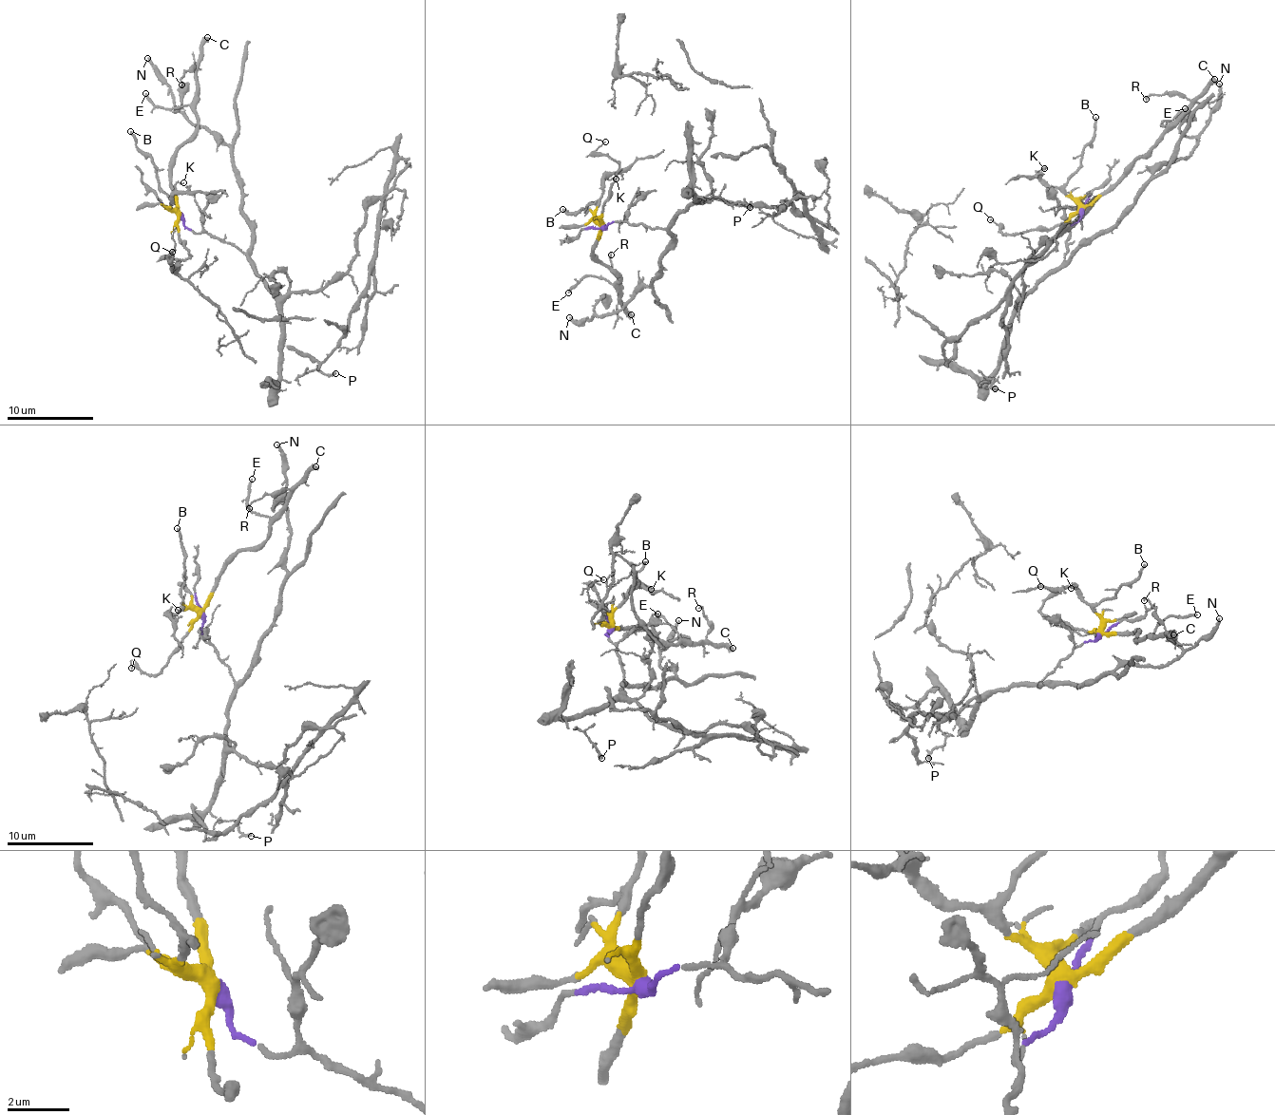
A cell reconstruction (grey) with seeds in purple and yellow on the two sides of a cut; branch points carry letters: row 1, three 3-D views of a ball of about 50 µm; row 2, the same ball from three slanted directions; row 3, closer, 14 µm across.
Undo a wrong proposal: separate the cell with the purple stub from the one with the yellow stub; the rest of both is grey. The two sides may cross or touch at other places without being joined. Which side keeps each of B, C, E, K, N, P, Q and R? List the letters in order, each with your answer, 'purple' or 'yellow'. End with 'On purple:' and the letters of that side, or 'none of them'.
B: yellow
C: yellow
E: yellow
K: yellow
N: purple
P: purple
Q: yellow
R: yellow
On purple: N, P

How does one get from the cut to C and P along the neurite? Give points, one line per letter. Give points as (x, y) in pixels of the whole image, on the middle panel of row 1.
C: (601, 227), (593, 247), (597, 261), (618, 274), (620, 302), (624, 311), (632, 315)
P: (601, 227), (615, 221), (664, 229), (698, 198), (744, 201), (751, 208)

